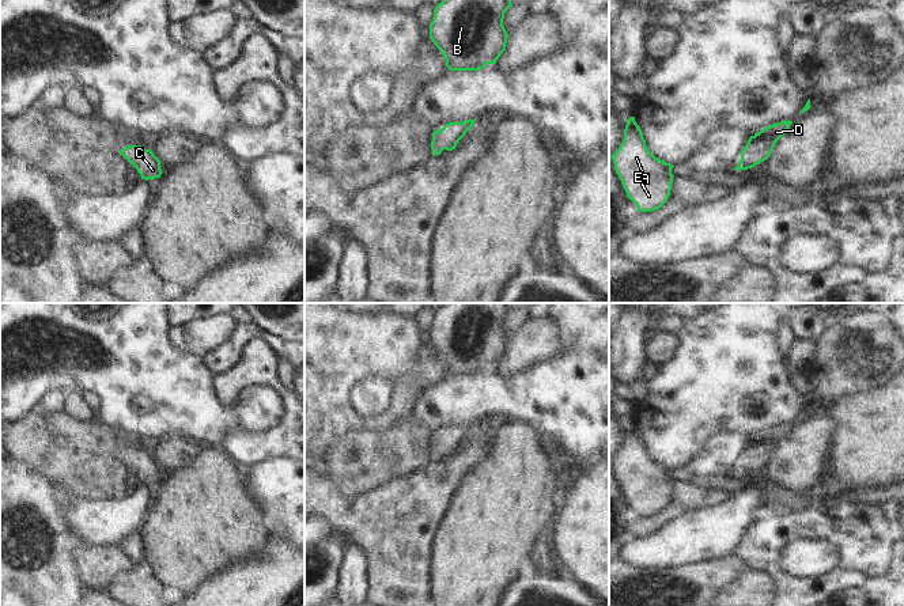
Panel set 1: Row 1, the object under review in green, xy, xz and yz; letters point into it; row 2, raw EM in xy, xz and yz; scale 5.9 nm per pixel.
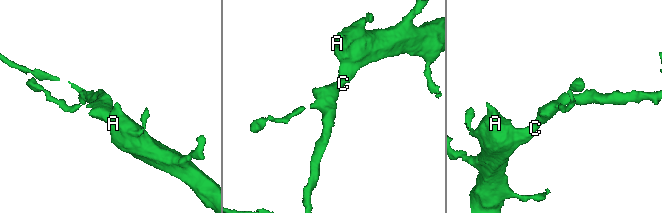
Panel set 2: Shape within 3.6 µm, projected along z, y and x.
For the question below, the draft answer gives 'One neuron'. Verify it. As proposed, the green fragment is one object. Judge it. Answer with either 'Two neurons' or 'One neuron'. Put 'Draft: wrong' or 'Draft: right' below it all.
One neuron
Draft: right

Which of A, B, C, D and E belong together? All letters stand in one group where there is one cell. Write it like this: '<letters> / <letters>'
A B C D E

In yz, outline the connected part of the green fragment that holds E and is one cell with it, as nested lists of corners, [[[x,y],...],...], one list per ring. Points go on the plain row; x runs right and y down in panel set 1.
[[[635,421],[628,423],[623,447],[610,462],[628,503],[636,508],[639,516],[657,515],[667,505],[674,470],[647,454]]]

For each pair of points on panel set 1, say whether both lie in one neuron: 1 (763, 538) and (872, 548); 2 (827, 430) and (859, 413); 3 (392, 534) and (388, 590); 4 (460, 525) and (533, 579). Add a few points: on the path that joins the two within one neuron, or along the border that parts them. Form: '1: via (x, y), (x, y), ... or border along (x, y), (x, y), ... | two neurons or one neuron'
1: via (790, 526), (827, 526), (832, 531), (844, 533) | one neuron
2: border along (828, 412), (838, 420), (832, 455) | two neurons
3: via (392, 548), (392, 576) | one neuron
4: border along (528, 567), (506, 591) | two neurons

